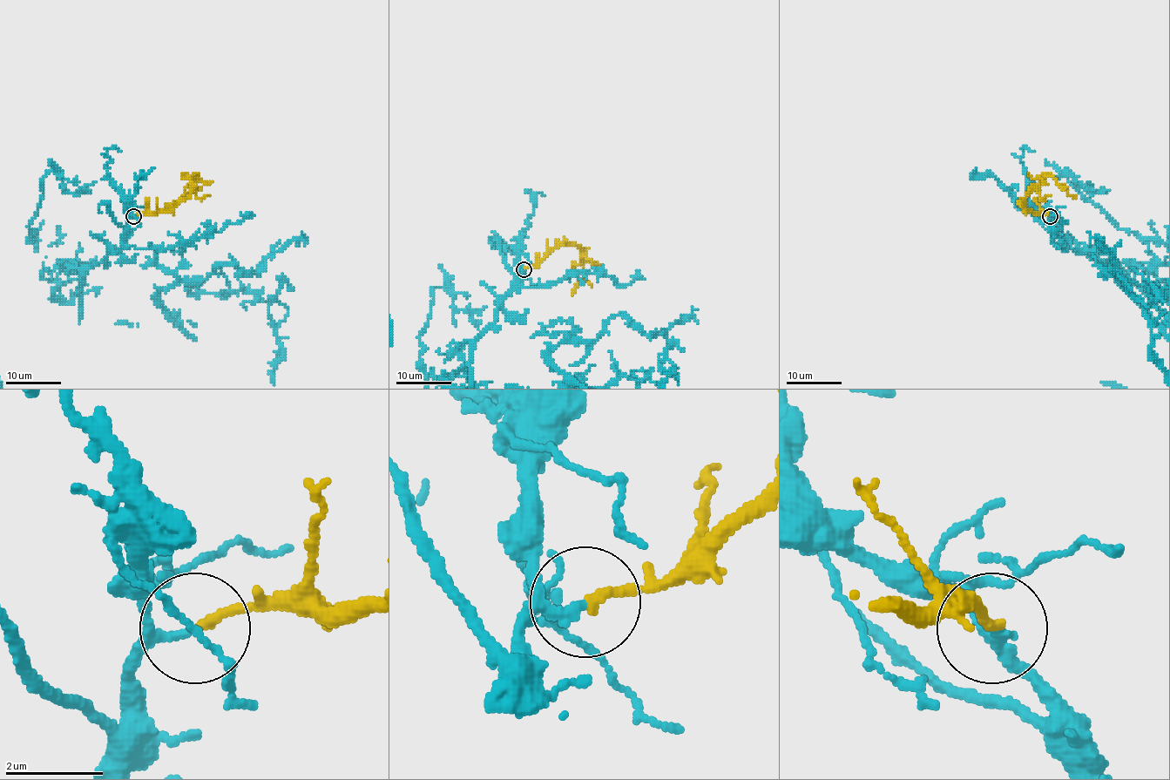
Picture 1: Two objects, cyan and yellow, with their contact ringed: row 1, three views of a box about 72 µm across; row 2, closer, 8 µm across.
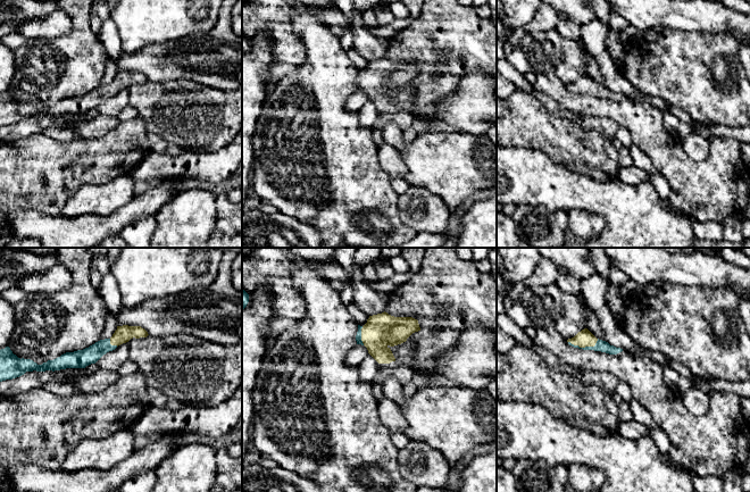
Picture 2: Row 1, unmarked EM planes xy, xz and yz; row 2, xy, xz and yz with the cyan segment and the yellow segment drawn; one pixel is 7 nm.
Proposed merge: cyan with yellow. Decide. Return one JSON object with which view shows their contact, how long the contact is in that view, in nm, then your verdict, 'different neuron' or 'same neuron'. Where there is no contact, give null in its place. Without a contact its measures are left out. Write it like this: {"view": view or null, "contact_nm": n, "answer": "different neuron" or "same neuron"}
{"view": "yz", "contact_nm": 220, "answer": "same neuron"}

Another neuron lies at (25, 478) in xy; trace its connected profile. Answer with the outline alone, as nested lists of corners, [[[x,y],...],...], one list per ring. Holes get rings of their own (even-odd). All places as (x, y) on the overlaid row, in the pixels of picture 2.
[[[165,434],[136,449],[128,458],[109,470],[83,469],[65,472],[42,466],[8,468],[14,492],[112,492],[131,477],[155,470],[175,448],[181,434]]]

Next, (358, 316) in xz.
[[[353,302],[347,306],[347,309],[352,317],[352,319],[360,326],[364,326],[367,323],[369,316],[361,311]]]

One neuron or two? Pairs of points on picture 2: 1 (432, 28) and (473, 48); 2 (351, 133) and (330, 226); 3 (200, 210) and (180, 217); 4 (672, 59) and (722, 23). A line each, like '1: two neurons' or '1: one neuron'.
1: one neuron
2: one neuron
3: one neuron
4: two neurons

